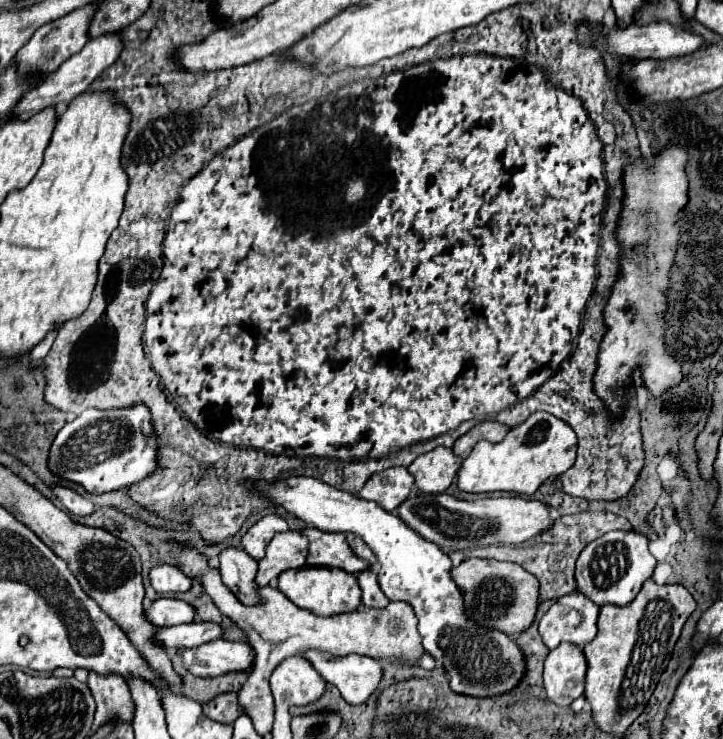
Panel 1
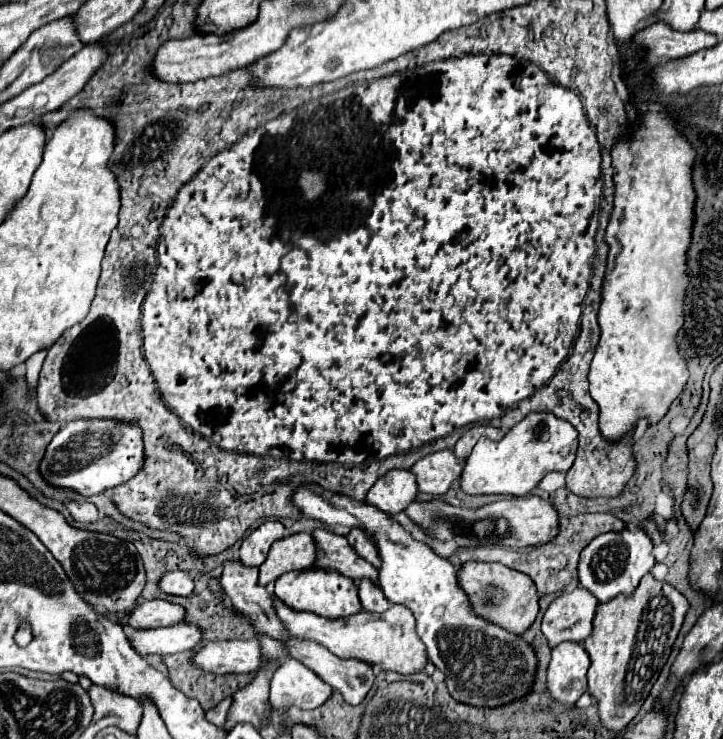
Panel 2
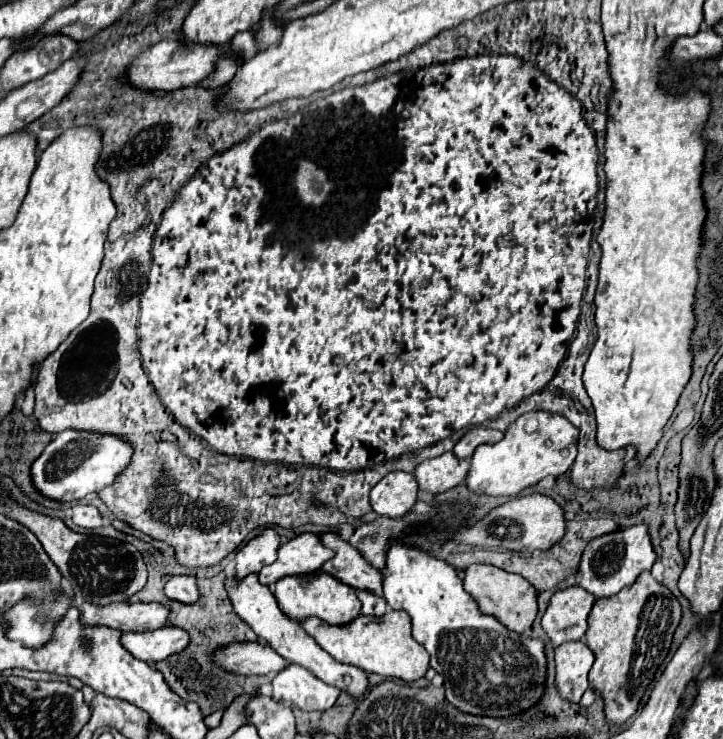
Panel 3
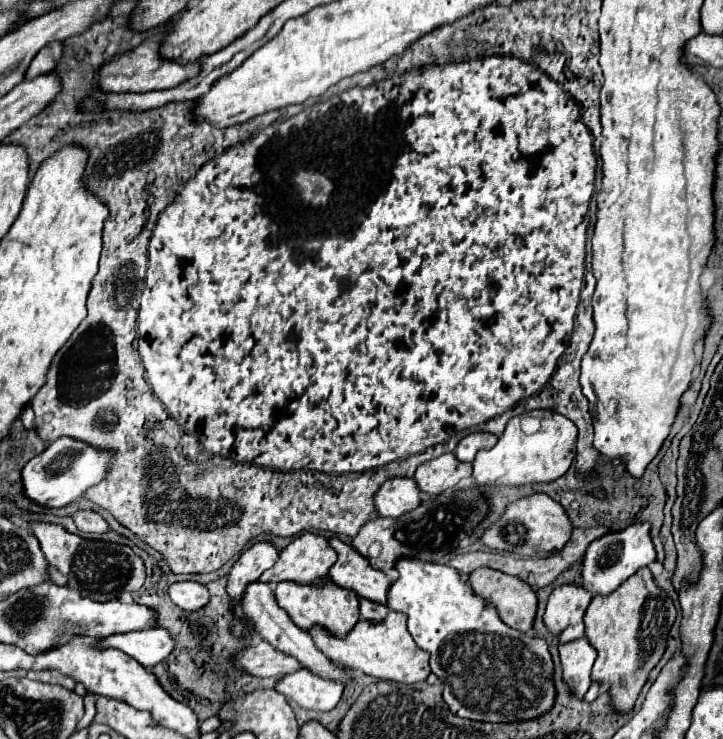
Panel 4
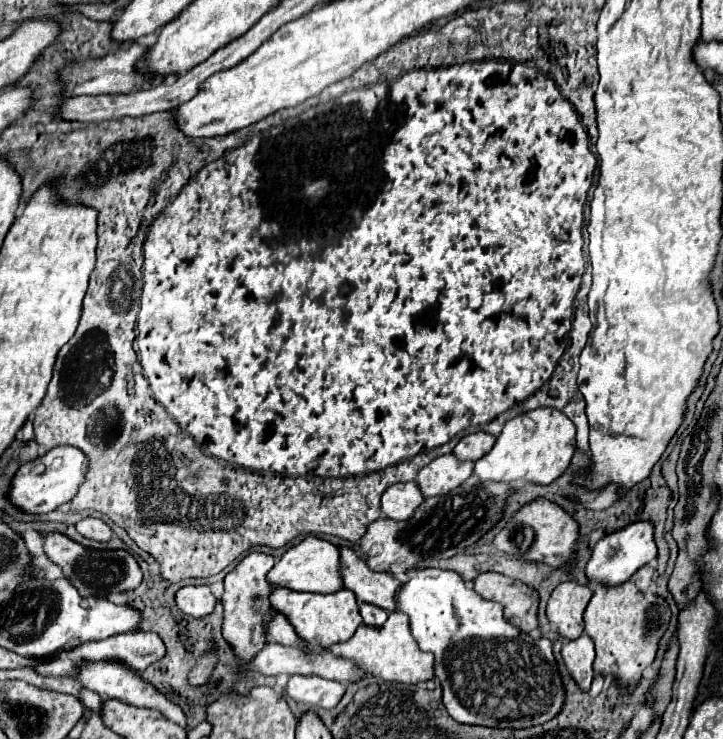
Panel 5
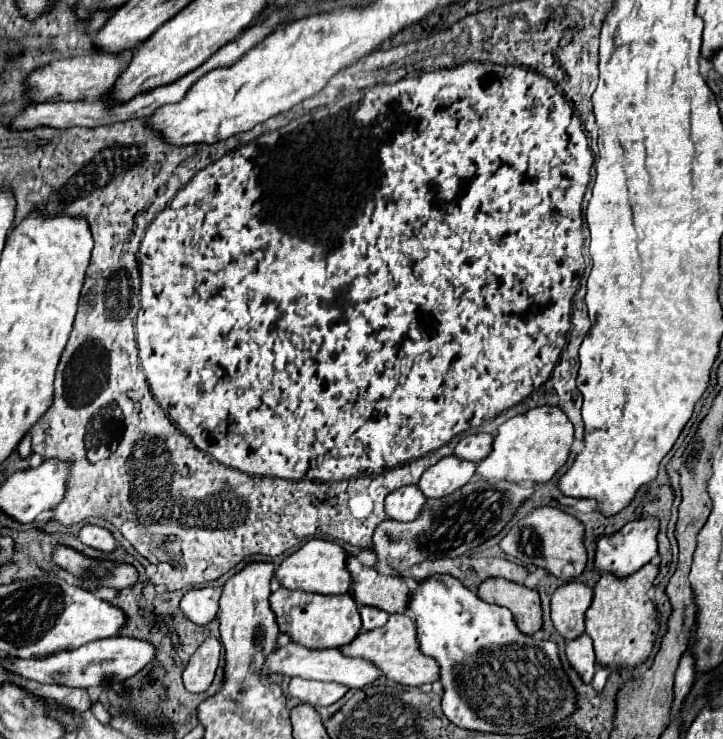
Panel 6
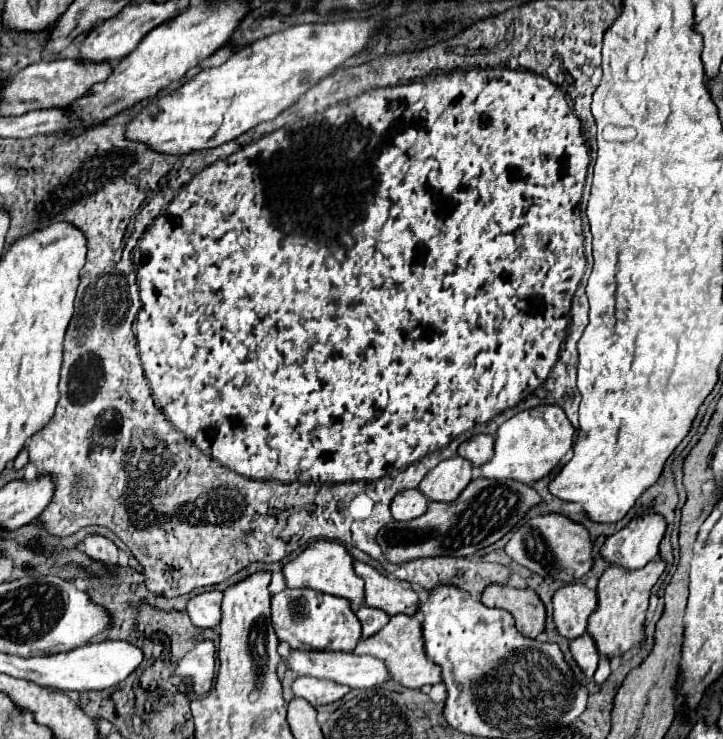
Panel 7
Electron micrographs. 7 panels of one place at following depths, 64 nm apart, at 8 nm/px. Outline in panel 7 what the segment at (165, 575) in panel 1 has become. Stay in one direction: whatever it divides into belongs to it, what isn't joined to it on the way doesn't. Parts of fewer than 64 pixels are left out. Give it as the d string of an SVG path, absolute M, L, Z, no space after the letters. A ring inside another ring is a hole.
M208 590L188 600L186 612L194 626L216 628L220 624L220 604L222 604L222 592Z

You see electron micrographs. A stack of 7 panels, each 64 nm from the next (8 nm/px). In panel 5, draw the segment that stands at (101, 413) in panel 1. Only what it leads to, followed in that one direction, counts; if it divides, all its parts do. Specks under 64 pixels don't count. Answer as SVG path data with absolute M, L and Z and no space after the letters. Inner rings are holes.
M58 444L58 448L52 448L44 456L34 458L18 468L8 496L12 504L22 508L24 512L36 512L36 514L50 512L70 502L72 496L76 496L80 484L86 480L86 474L88 474L88 456L84 456L84 452L80 452L80 448L76 446Z

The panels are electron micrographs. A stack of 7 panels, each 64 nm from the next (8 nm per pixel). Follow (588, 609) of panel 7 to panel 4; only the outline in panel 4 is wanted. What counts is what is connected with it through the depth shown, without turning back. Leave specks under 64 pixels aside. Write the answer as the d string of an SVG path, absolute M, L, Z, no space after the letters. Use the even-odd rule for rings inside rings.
M564 584L558 586L550 598L544 612L544 624L552 636L560 642L572 642L584 636L584 612L592 594L588 594L582 586Z

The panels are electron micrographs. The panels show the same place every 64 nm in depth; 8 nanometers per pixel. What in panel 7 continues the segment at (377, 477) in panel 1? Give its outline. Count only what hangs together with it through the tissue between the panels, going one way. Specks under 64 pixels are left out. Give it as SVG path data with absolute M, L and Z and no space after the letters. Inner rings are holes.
M412 488L412 490L404 490L404 492L398 492L394 498L392 498L392 504L390 504L390 510L392 510L392 518L394 520L414 520L418 516L422 516L426 512L426 496Z

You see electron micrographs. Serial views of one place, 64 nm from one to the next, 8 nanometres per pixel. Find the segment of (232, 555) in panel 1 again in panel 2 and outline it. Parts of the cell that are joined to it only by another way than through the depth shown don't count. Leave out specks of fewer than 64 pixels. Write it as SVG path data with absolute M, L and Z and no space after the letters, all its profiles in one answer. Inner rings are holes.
M226 560L220 584L238 612L244 612L258 632L284 638L286 632L274 614L272 594L258 586L258 568L248 568L240 560Z

